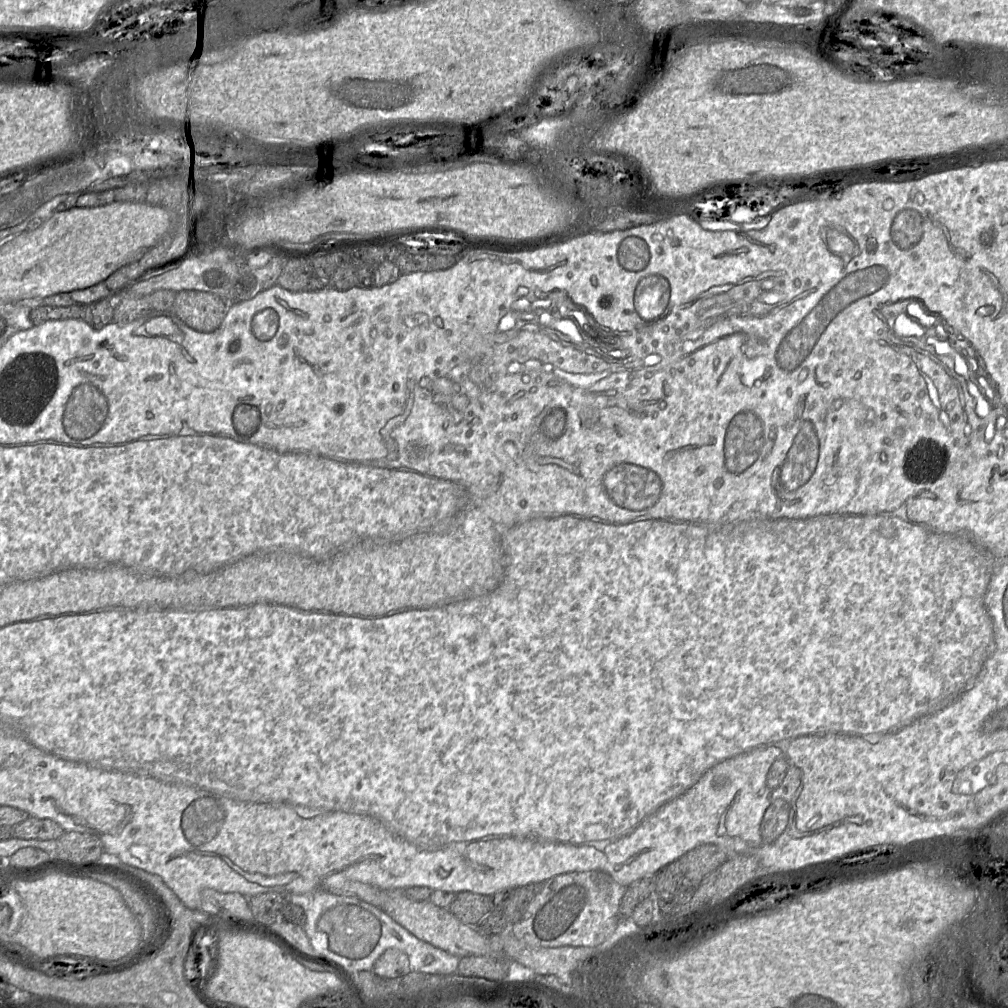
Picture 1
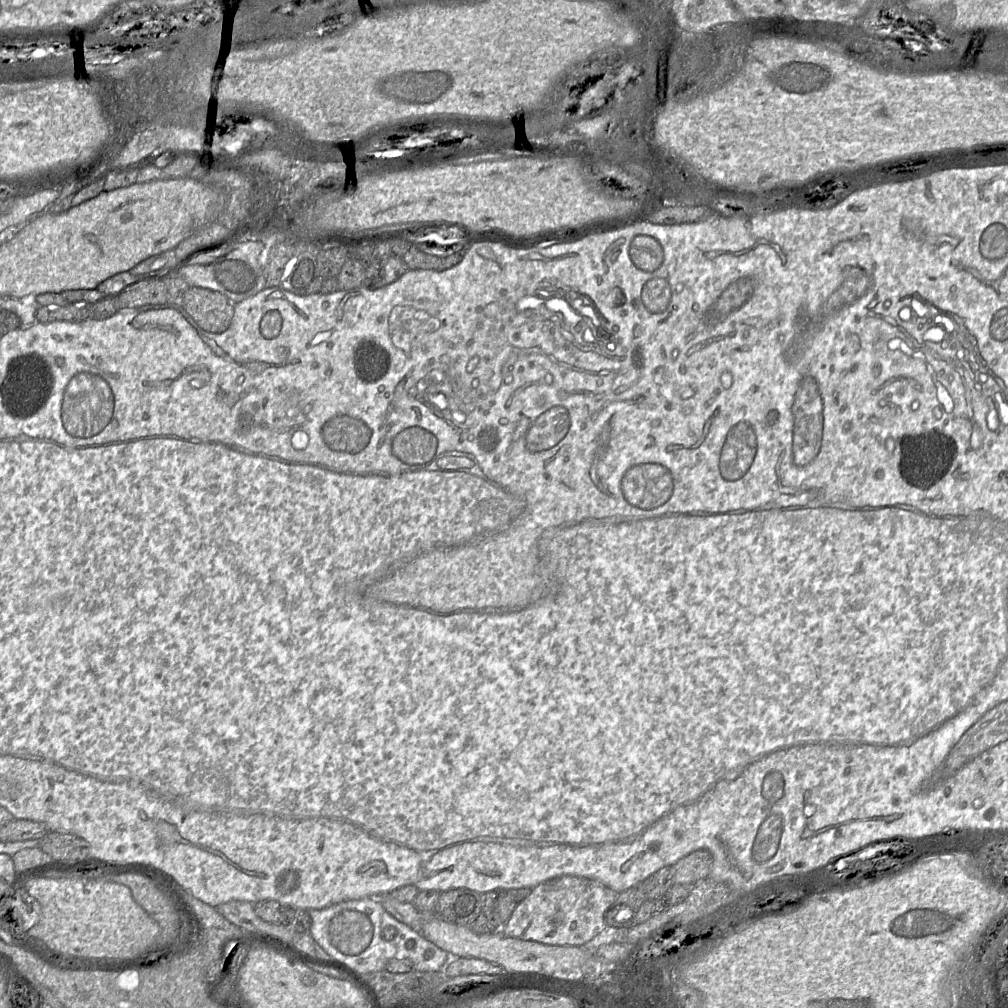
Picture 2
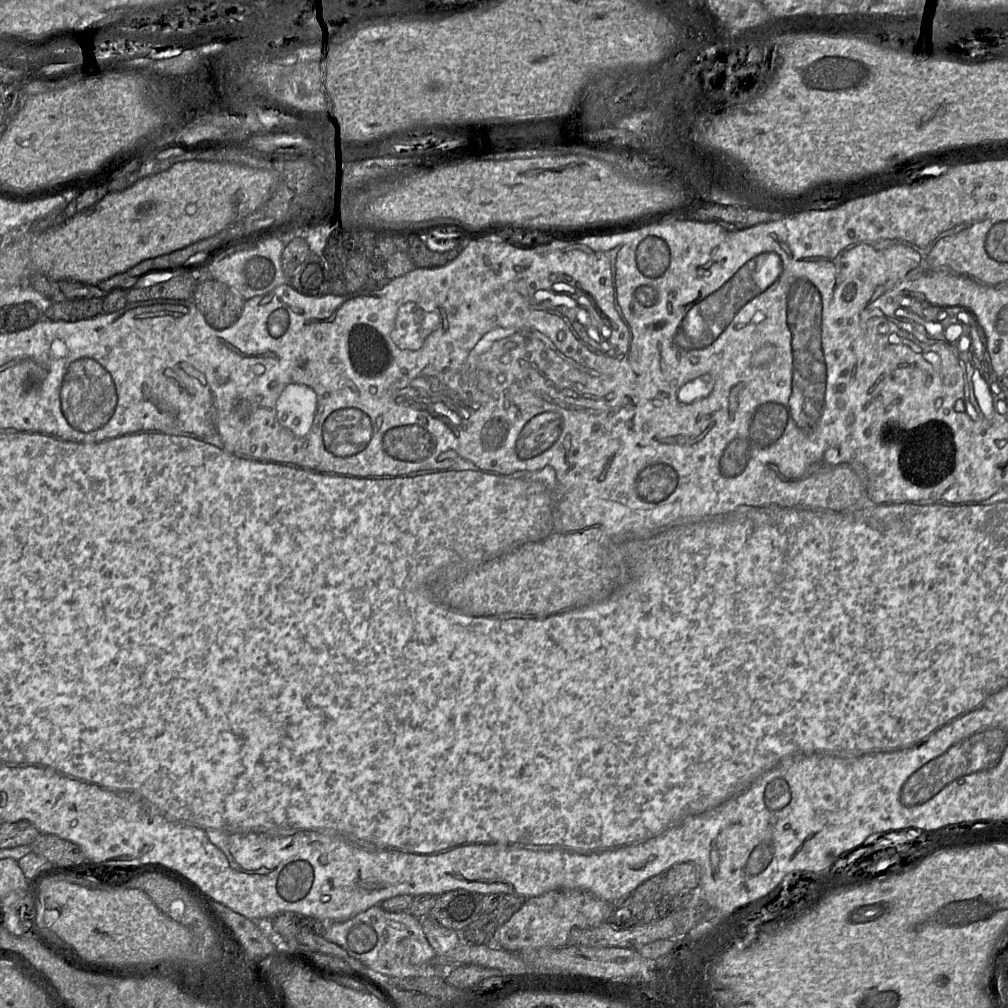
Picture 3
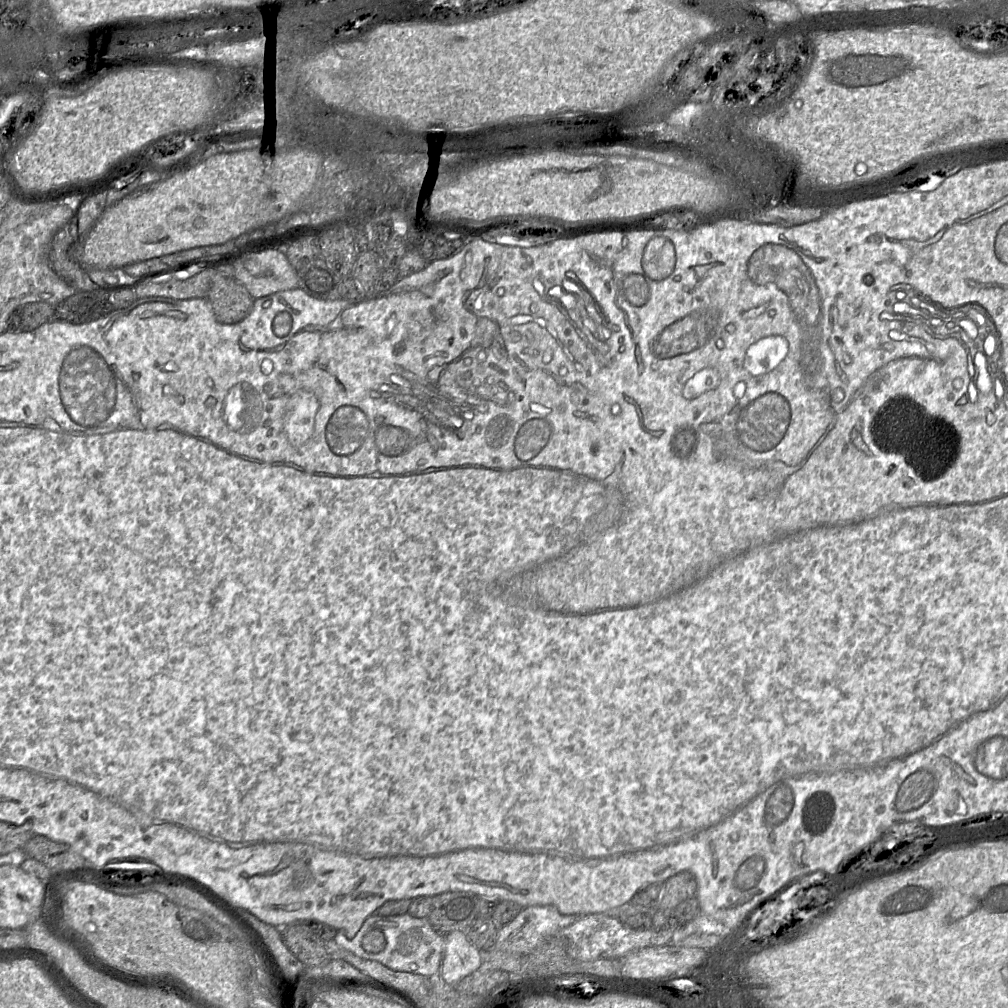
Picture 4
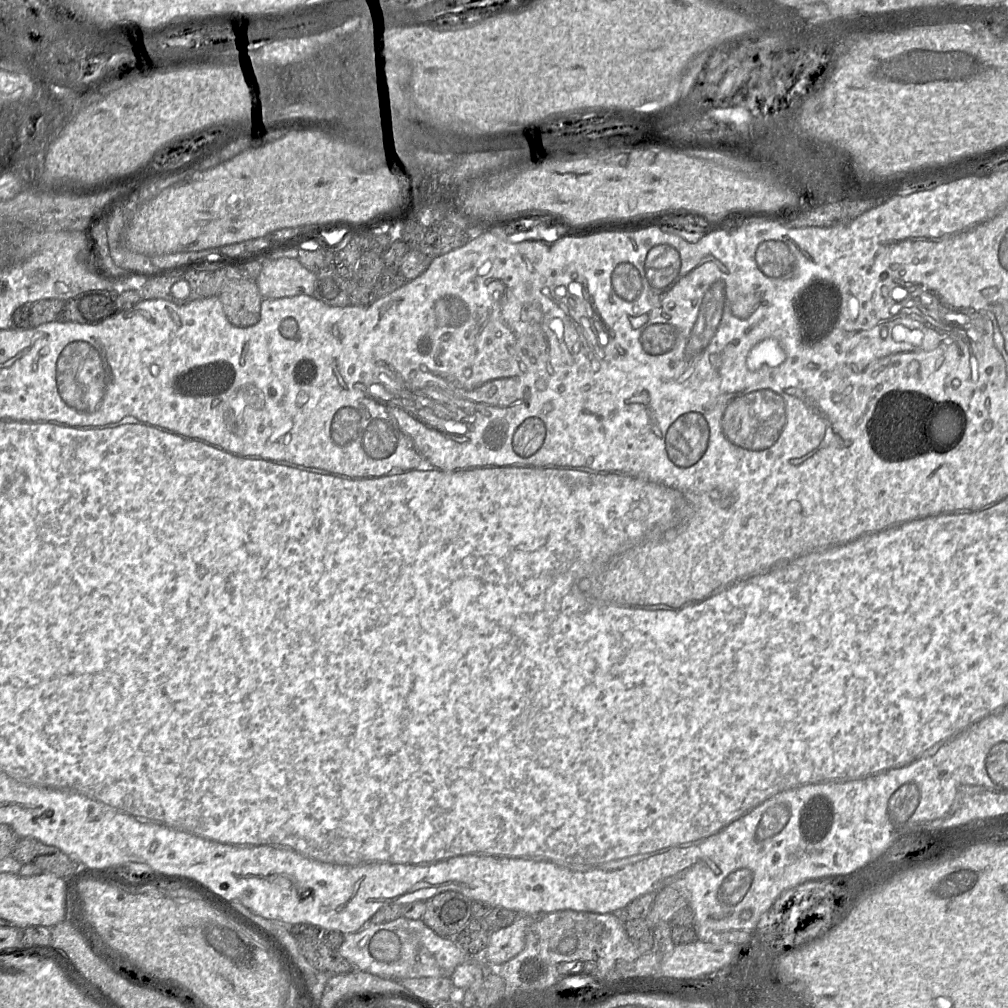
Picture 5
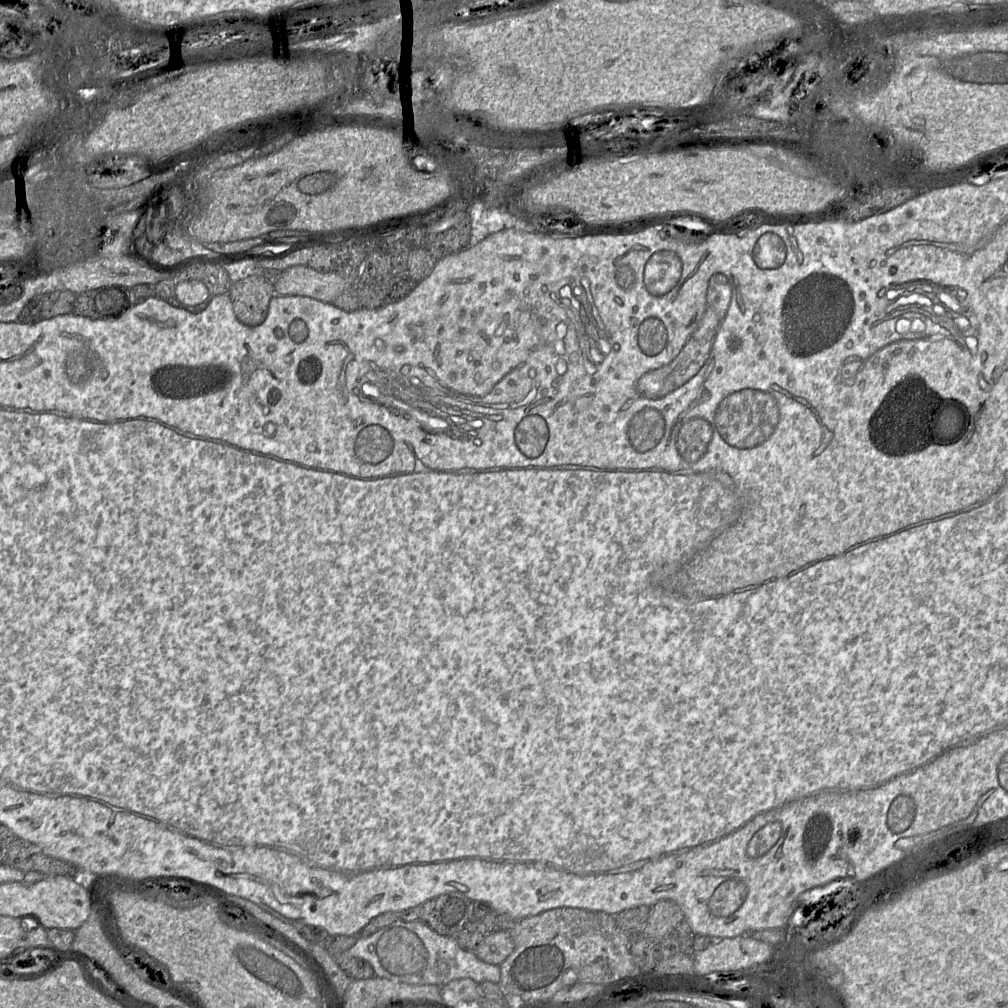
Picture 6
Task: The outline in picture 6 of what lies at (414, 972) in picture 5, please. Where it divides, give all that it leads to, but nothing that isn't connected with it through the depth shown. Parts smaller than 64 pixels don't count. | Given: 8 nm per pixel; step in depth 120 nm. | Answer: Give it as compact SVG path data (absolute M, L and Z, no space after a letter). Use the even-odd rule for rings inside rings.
M398 920L368 937L358 937L347 954L367 961L375 976L395 982L436 986L461 978L470 978L477 983L500 982L500 965L484 962L475 952L462 949L454 937L439 935L420 920Z

